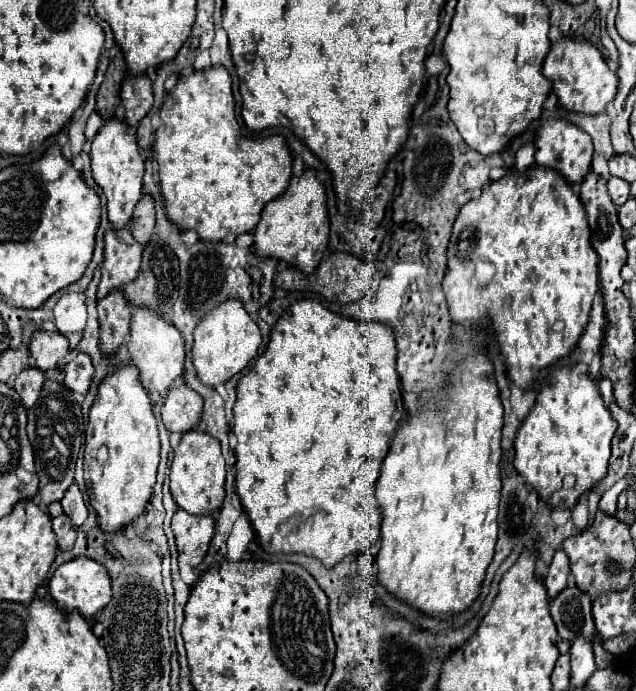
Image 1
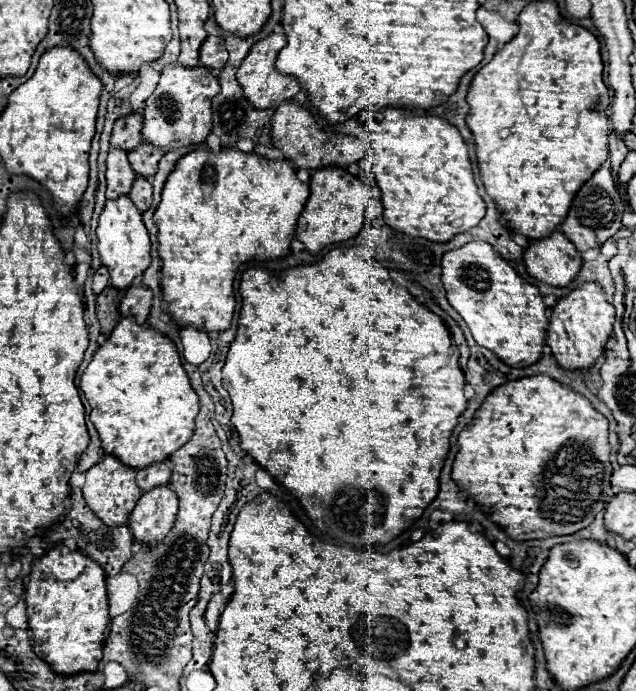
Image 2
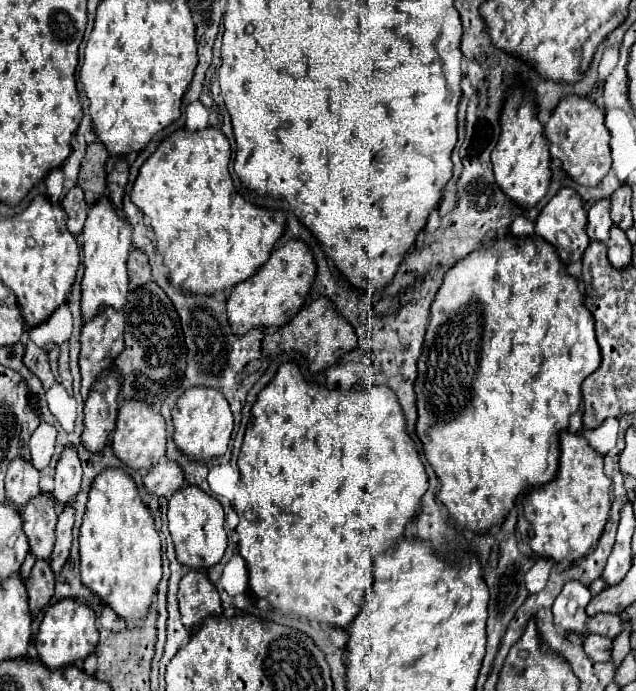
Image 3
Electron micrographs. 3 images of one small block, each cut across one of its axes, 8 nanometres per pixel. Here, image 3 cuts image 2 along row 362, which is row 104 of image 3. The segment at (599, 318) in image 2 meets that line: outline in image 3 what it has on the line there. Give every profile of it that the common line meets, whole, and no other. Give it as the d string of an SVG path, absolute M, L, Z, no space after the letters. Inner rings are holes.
M568 96L560 100L558 108L554 108L548 124L544 126L544 136L550 146L550 156L560 160L566 174L582 184L582 186L598 186L602 178L608 174L612 166L610 158L610 132L604 126L604 110L596 108L596 104L588 98Z

